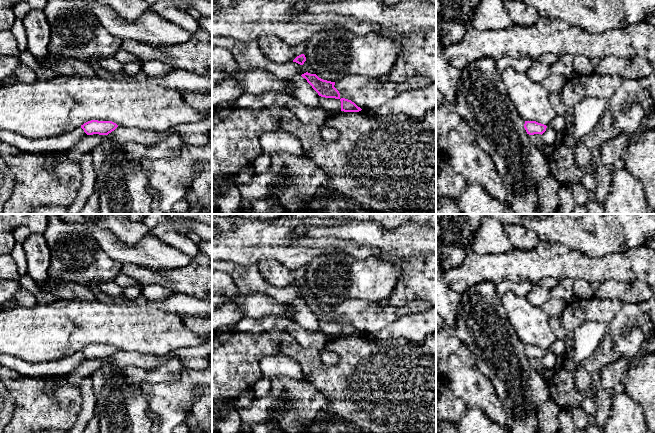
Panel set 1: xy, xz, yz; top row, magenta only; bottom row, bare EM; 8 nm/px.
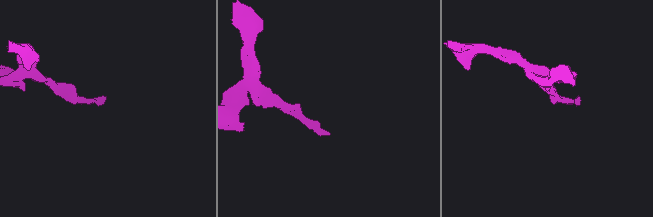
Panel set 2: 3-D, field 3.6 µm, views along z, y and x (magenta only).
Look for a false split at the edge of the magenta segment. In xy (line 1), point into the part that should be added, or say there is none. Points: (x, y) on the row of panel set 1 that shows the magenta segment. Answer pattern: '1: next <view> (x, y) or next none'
1: next none

